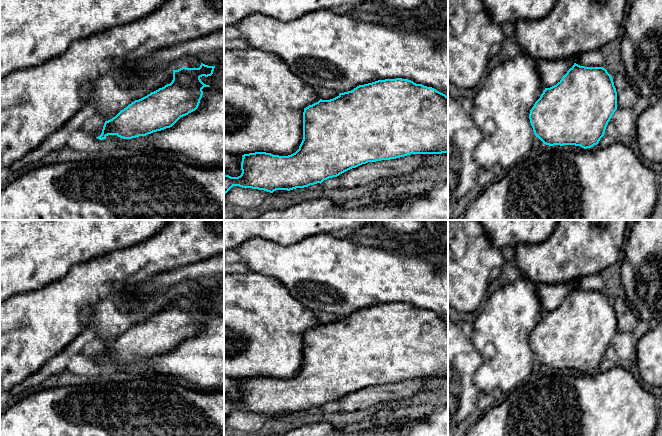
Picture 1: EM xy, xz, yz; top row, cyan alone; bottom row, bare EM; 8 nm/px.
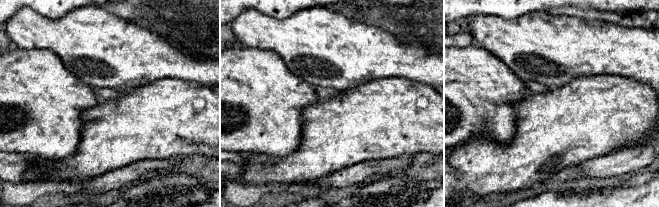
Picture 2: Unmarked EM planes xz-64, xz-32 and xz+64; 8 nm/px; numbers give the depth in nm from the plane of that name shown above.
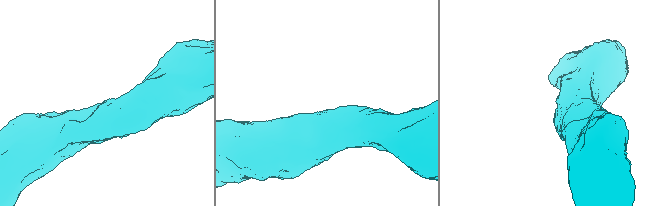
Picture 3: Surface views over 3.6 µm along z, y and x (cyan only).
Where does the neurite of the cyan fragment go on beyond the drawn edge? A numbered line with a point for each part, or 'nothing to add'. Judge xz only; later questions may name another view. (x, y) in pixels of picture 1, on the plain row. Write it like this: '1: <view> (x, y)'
nothing to add

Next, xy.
nothing to add

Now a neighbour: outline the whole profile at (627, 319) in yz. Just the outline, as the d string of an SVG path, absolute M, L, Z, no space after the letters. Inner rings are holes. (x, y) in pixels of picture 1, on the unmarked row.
M617 298L613 302L617 316L617 333L633 332L638 324L638 315L625 299Z

